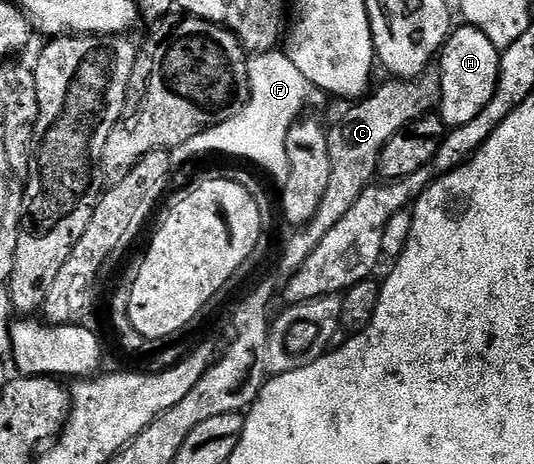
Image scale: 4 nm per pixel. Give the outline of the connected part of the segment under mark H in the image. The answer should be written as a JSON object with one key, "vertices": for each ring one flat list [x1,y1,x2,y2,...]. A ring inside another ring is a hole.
{"vertices":[[455,27,446,37,446,43,442,45,442,51,436,60,442,91,440,115,450,130,472,122,472,118,476,118,476,114,480,114,480,110,484,110,484,106,492,102,498,85,500,49,478,28,463,27]]}

